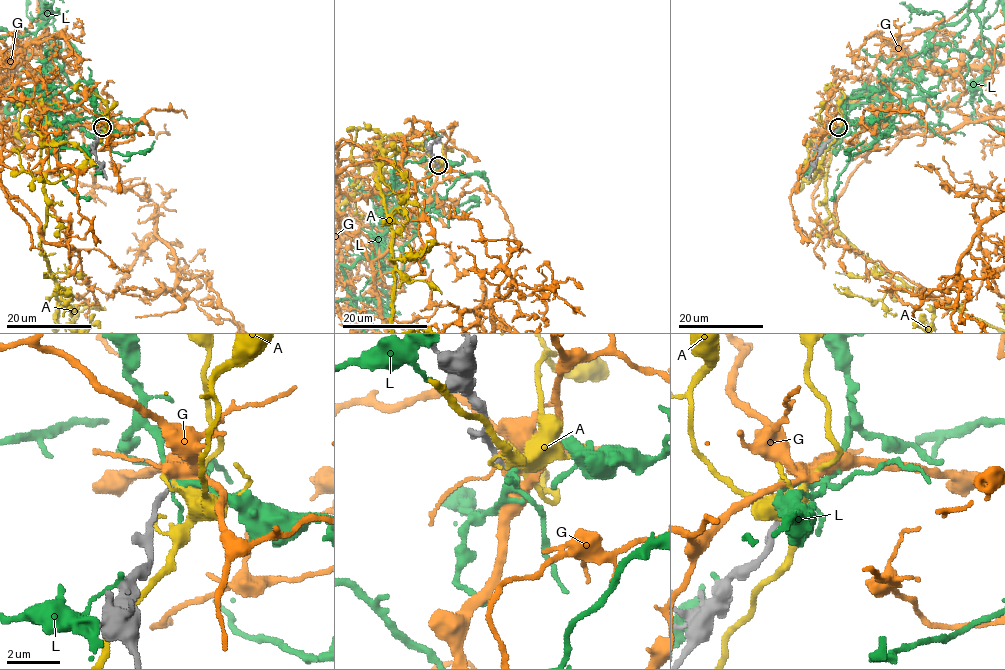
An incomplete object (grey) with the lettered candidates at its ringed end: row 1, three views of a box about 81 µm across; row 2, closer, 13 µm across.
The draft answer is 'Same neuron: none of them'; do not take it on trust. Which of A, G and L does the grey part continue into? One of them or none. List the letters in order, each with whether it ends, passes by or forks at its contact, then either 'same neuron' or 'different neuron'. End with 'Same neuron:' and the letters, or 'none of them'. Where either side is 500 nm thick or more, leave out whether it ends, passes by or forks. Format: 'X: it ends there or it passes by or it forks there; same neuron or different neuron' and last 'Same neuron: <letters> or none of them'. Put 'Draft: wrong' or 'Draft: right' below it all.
A: it forks there; different neuron
G: it forks there; different neuron
L: it forks there; different neuron
Same neuron: none of them
Draft: right

